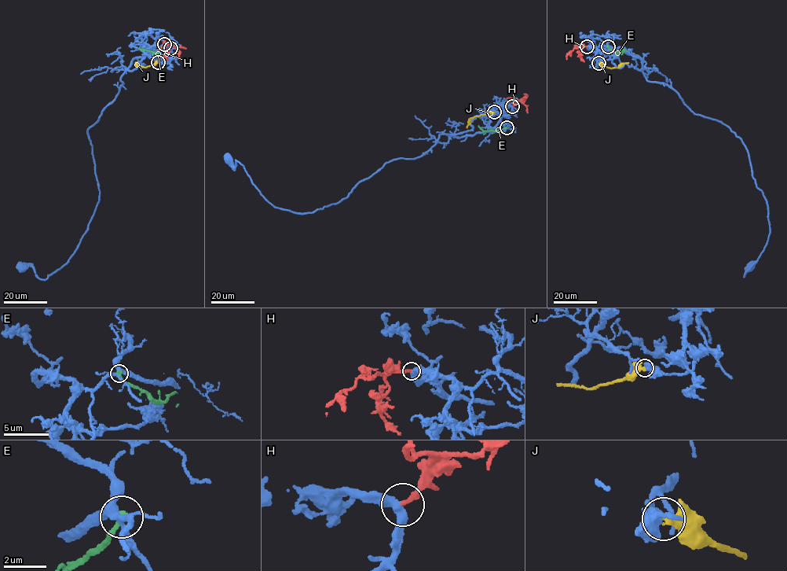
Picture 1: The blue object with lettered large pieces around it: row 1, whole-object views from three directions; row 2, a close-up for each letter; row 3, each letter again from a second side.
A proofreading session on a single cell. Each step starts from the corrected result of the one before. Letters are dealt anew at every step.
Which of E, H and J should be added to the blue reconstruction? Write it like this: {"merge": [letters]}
{"merge": ["H"]}

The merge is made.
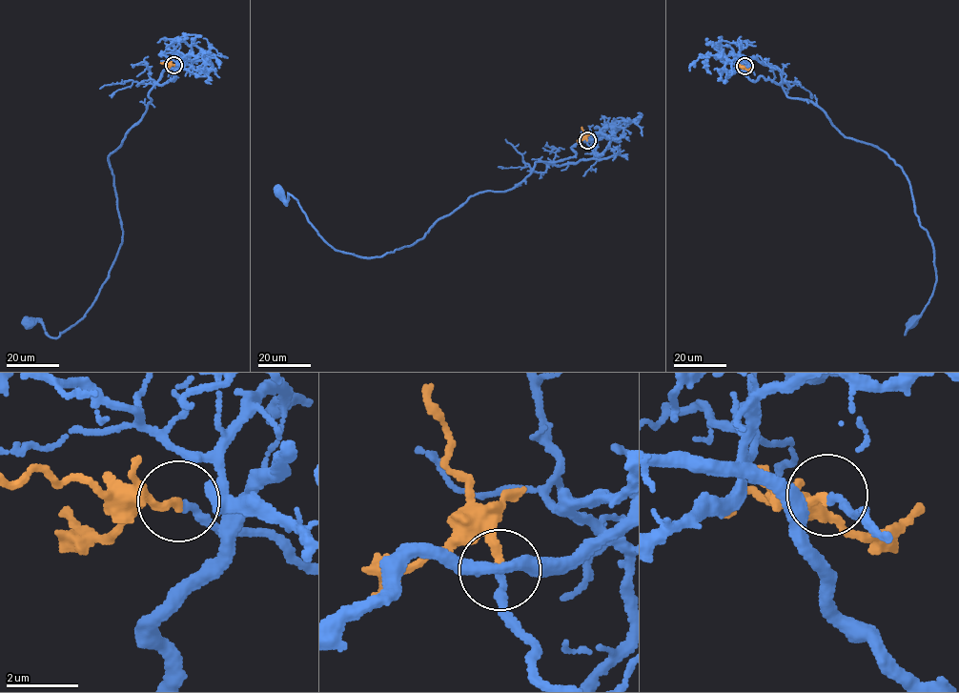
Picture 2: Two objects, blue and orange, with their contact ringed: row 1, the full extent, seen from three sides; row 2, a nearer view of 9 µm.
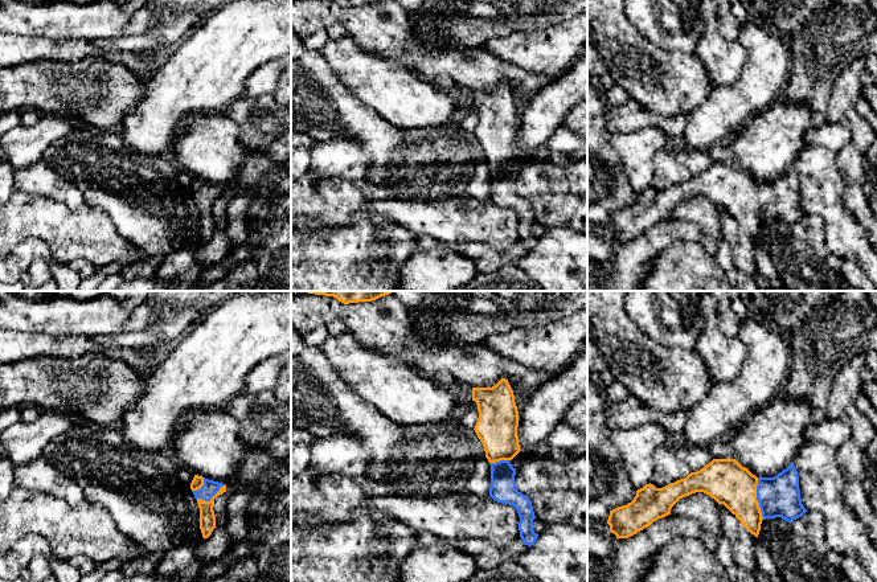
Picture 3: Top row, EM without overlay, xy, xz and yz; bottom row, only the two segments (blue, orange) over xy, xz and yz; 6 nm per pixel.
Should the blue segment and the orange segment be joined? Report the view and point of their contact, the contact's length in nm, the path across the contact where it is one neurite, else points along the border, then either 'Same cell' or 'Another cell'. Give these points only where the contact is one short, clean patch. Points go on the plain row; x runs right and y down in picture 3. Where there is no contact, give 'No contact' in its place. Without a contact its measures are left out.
Touches blue at yz (757, 203). Shared border 260 nm. Path across: yz (779, 200), (757, 203), (750, 203), (725, 184). Same cell

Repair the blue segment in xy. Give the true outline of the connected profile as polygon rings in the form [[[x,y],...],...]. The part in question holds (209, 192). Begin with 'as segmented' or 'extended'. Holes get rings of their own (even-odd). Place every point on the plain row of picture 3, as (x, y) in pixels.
extended; [[[194,179],[190,193],[200,212],[200,233],[204,242],[208,242],[216,231],[214,202],[226,196],[226,189],[218,185]]]

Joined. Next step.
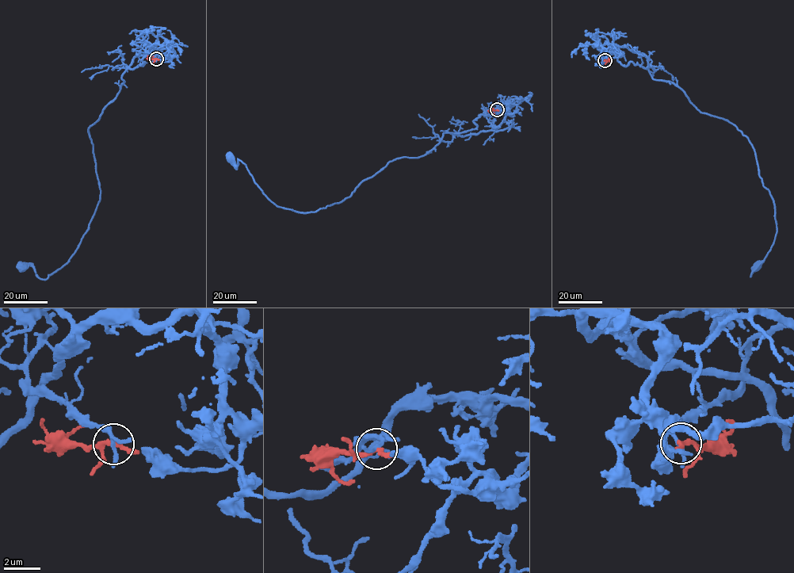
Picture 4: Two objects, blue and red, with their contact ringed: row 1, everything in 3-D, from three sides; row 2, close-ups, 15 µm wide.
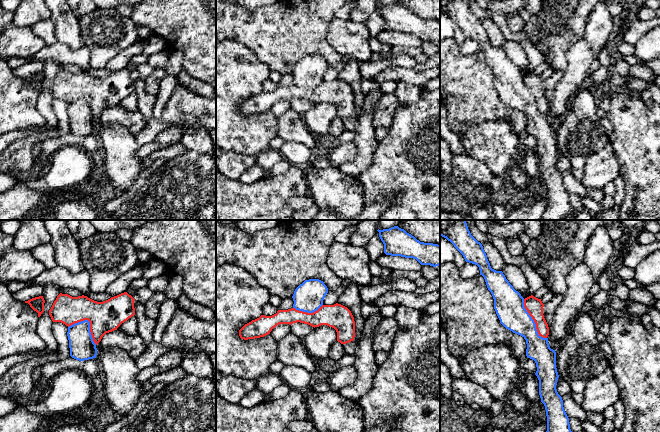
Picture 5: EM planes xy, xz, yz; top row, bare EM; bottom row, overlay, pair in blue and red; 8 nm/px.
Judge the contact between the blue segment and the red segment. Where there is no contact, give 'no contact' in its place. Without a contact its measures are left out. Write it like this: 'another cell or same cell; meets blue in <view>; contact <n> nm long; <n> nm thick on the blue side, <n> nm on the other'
same cell; meets blue in xy; contact 280 nm long; 200 nm thick on the blue side, 260 nm on the other

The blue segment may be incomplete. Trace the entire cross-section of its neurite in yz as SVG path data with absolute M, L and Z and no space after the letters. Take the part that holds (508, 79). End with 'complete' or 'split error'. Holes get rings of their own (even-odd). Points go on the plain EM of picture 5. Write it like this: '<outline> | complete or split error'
M440 0L440 12L450 17L466 38L479 43L493 72L500 99L526 116L526 132L536 139L539 171L547 192L547 207L540 220L565 220L573 209L562 173L556 165L559 154L556 128L548 119L549 103L541 75L533 71L524 75L502 47L491 44L482 20L471 11L467 0Z | split error

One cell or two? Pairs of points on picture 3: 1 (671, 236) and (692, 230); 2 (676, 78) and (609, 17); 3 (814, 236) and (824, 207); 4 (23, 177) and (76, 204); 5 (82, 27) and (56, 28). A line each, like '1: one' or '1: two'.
1: one
2: one
3: two
4: one
5: one

